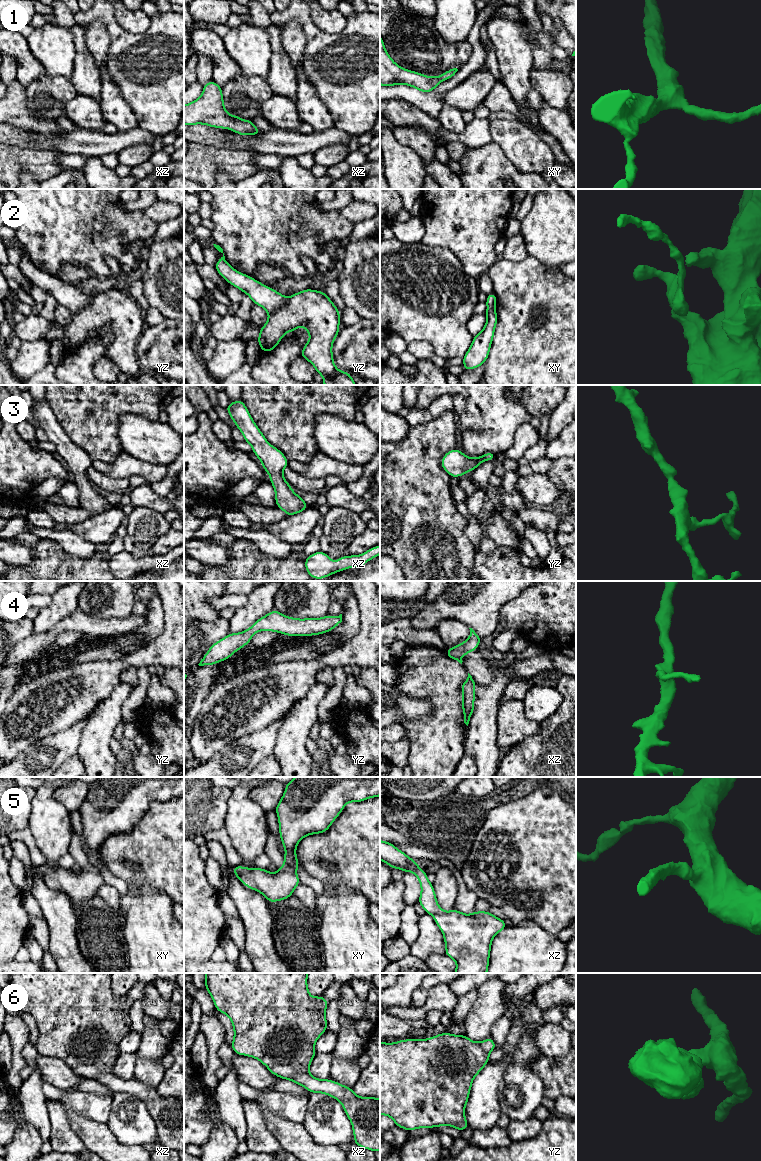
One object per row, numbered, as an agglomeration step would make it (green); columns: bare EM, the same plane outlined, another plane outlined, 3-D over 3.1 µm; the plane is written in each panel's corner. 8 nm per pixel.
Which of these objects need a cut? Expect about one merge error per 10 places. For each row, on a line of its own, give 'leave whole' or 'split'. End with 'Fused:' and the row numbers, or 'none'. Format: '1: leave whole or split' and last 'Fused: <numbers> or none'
1: leave whole
2: split
3: leave whole
4: leave whole
5: leave whole
6: leave whole
Fused: 2

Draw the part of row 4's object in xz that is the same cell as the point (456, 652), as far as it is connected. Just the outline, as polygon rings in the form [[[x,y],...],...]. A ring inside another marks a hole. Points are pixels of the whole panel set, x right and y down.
[[[470,629],[470,635],[469,638],[465,642],[461,642],[458,645],[452,647],[451,649],[446,649],[445,653],[446,655],[458,661],[462,664],[462,657],[465,654],[470,653],[471,651],[475,651],[480,644],[481,637],[472,629]]]

